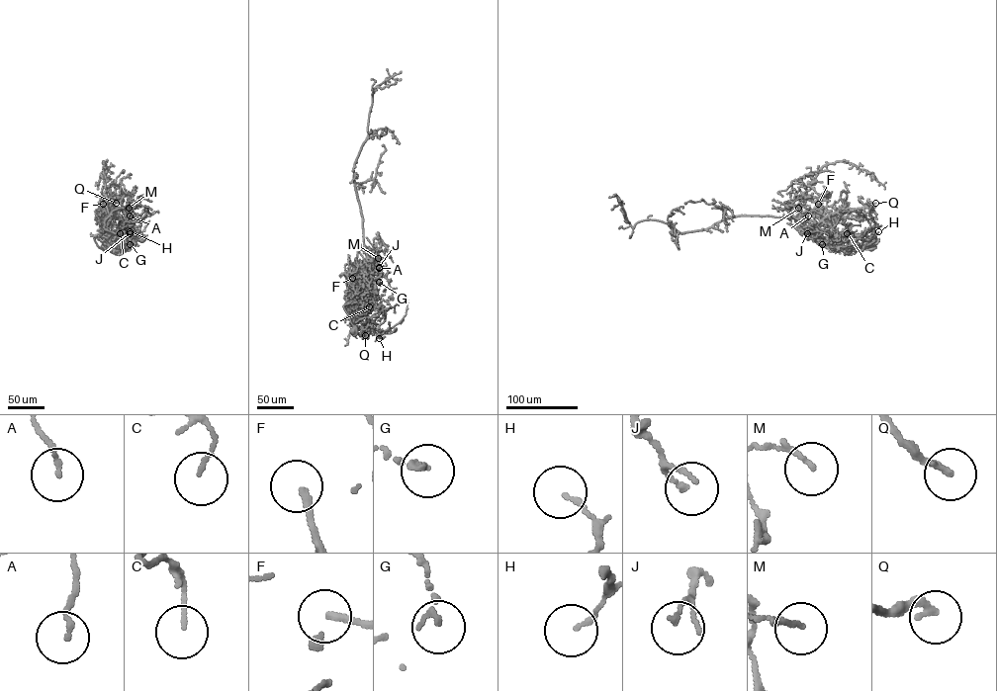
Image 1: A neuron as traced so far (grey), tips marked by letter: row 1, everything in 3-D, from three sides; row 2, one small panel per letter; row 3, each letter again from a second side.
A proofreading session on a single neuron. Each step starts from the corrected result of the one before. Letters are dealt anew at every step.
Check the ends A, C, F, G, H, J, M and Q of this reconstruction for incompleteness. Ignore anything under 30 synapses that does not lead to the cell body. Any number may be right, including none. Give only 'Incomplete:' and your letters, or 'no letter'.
Incomplete: no letter

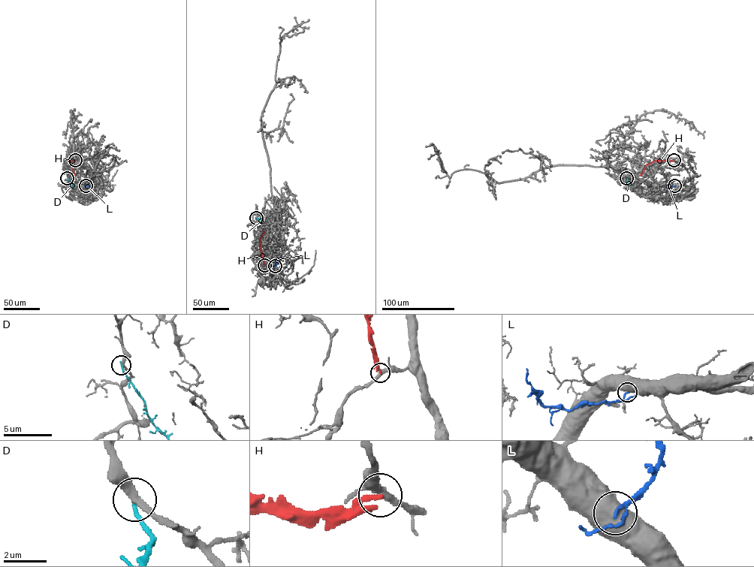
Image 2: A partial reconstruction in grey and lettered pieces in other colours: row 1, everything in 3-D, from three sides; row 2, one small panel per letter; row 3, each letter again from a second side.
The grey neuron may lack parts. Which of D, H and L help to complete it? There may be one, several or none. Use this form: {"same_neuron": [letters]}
{"same_neuron": []}

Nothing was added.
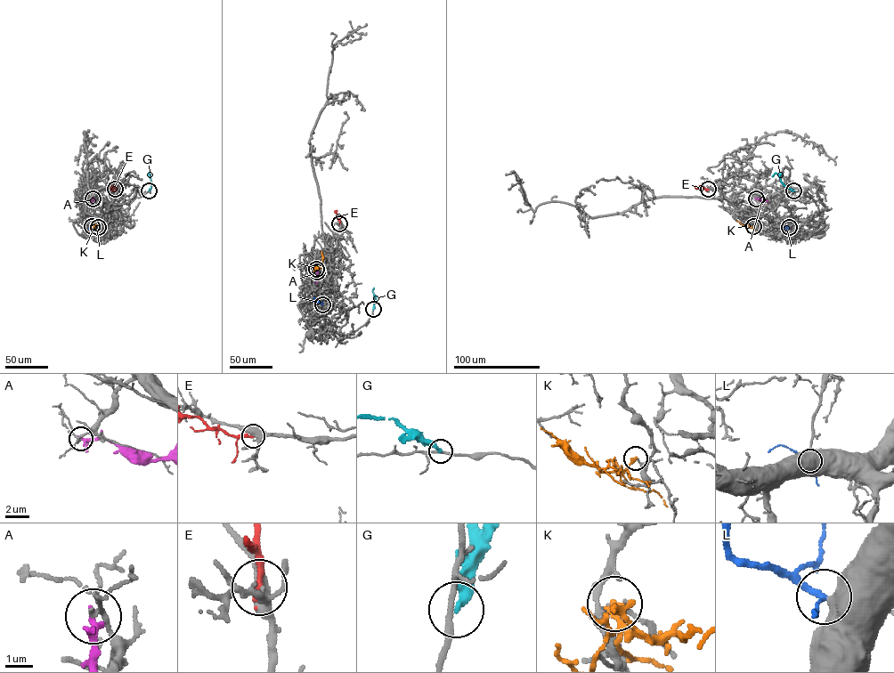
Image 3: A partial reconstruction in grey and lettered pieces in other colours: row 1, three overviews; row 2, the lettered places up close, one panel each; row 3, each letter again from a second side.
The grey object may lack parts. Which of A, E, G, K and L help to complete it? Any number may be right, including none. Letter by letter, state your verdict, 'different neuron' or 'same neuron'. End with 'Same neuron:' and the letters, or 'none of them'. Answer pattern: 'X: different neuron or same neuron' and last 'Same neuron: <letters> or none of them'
A: different neuron
E: different neuron
G: different neuron
K: different neuron
L: same neuron
Same neuron: L

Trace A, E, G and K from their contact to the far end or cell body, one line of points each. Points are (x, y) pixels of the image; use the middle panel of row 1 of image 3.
A: (317, 271), (316, 283)
E: (340, 223), (337, 210)
G: (373, 309), (376, 296), (373, 287)
K: (316, 269), (323, 257), (322, 251)

